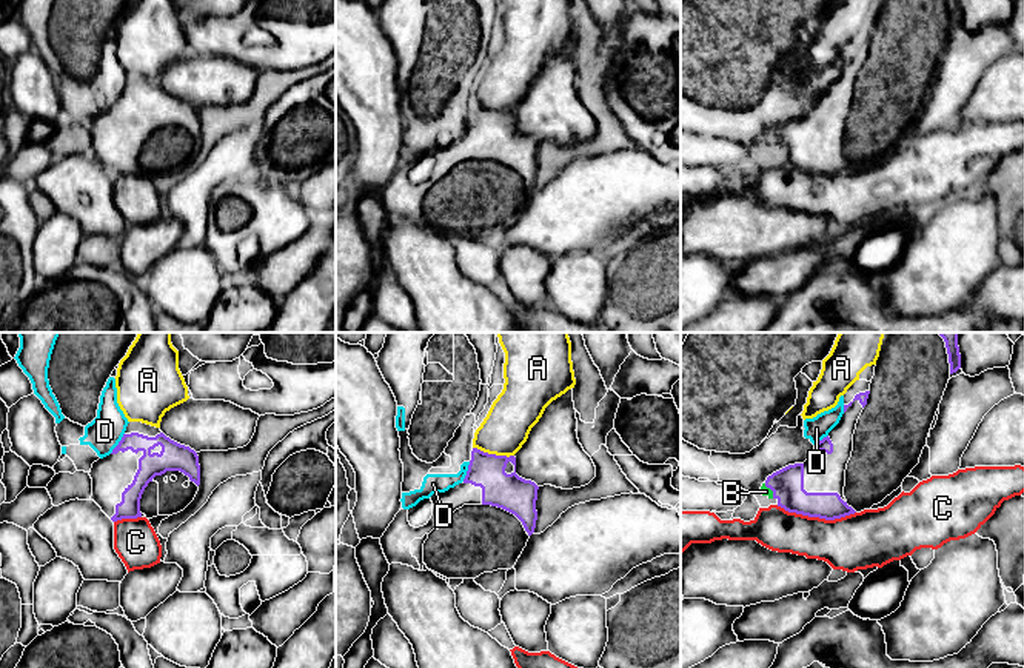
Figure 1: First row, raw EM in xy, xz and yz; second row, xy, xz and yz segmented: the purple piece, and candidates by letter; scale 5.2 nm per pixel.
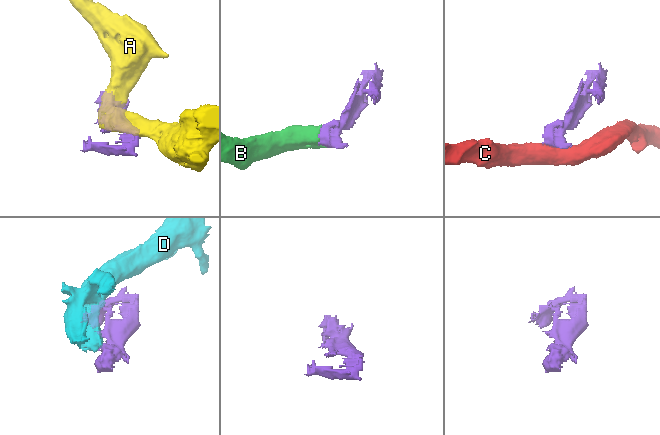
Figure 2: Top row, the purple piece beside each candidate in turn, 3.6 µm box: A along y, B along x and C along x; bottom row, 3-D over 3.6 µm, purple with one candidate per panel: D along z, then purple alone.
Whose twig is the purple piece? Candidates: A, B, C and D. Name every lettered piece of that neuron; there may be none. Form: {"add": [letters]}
{"add": ["B"]}

